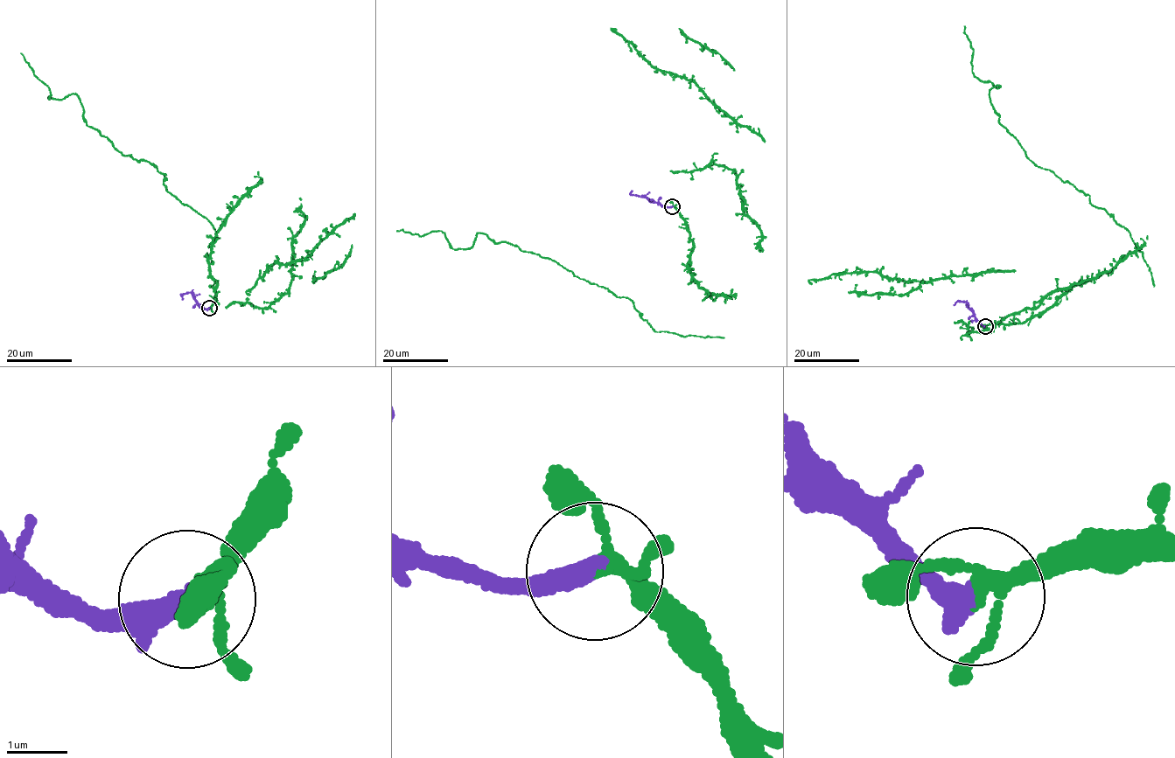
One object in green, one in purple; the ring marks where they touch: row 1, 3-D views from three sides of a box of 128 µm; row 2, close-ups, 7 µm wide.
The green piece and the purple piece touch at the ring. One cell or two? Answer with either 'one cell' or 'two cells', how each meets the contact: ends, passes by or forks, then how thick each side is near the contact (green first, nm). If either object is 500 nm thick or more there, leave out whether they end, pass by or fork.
one cell; green forks there; purple ends there; 150 nm thick on the green side, 400 nm on the other

